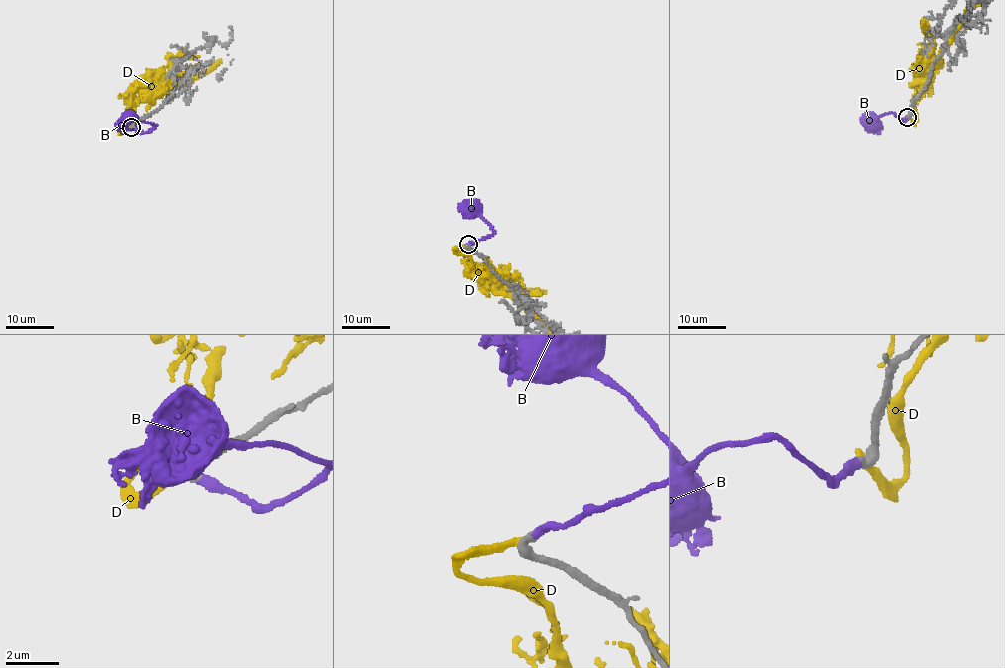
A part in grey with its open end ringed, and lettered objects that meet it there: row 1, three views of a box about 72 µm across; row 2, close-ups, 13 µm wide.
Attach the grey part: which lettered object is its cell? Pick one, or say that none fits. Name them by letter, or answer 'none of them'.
B

